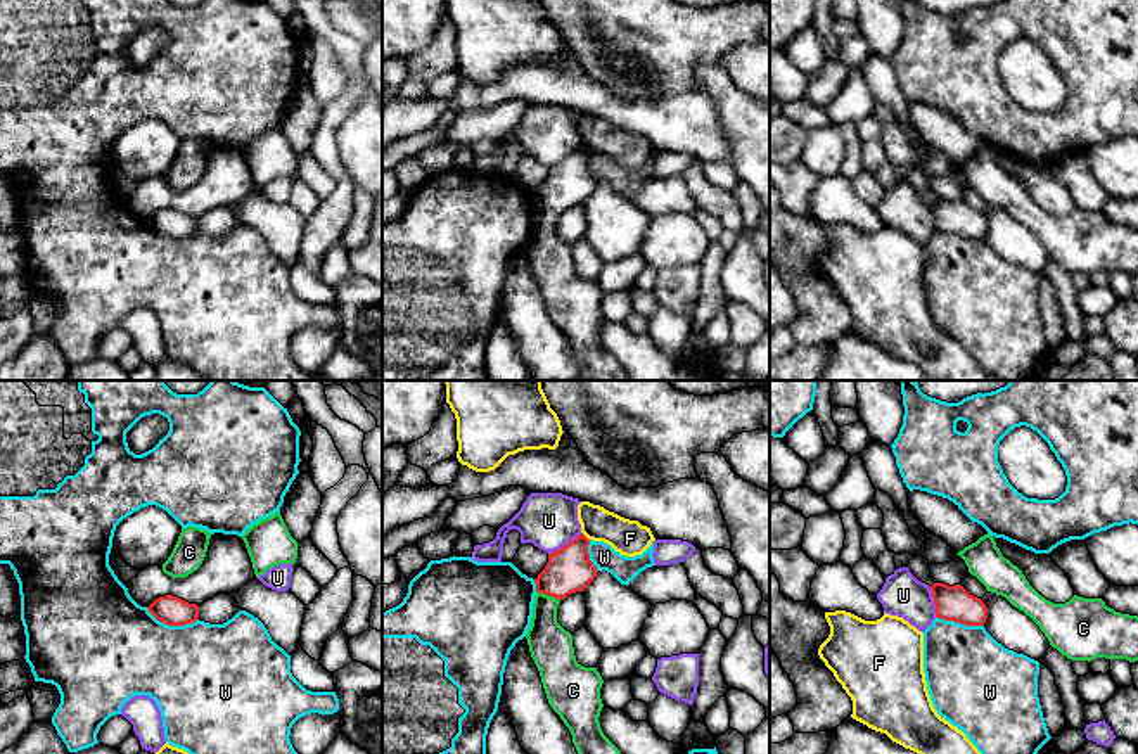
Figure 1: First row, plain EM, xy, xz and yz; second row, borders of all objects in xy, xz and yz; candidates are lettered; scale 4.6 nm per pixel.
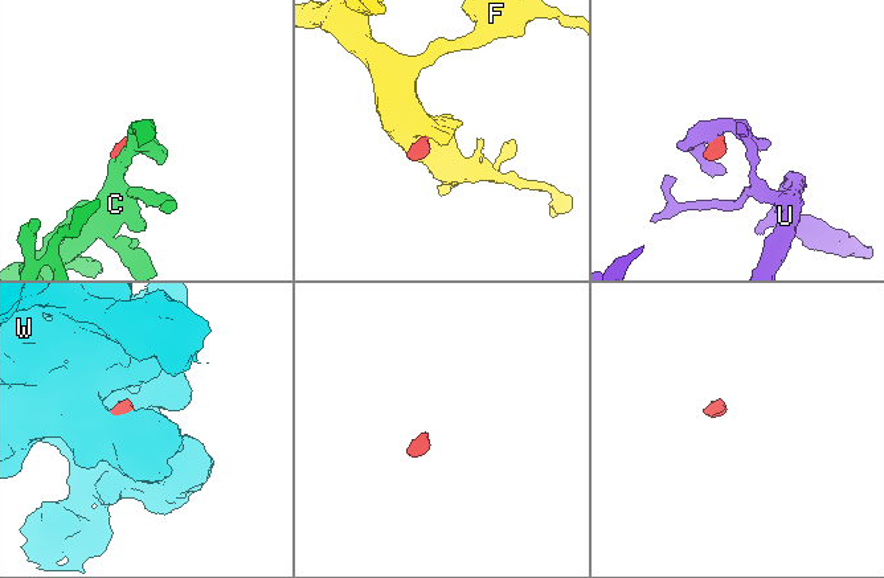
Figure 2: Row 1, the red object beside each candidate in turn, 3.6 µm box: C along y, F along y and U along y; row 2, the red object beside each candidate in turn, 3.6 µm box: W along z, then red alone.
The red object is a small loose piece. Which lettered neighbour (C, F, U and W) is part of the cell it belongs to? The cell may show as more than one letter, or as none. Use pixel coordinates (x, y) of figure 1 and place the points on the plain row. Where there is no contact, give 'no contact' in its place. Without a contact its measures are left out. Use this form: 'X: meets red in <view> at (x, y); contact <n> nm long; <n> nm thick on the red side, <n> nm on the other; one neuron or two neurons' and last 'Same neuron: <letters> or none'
C: meets red in xz at (549, 208); contact 120 nm long; 220 nm thick on the red side, 200 nm on the other; one neuron
F: meets red in xz at (585, 149); contact 60 nm long; 220 nm thick on the red side, 170 nm on the other; two neurons
U: meets red in xz at (566, 158); contact 190 nm long; 220 nm thick on the red side, 260 nm on the other; two neurons
W: meets red in xy at (172, 237); contact 260 nm long; 140 nm thick on the red side, 460 nm on the other; two neurons
Same neuron: C

